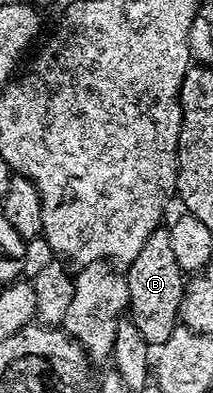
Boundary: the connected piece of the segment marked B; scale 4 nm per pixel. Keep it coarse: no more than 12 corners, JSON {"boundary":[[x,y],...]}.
{"boundary":[[156,228],[127,264],[128,311],[159,349],[174,333],[186,272]]}

